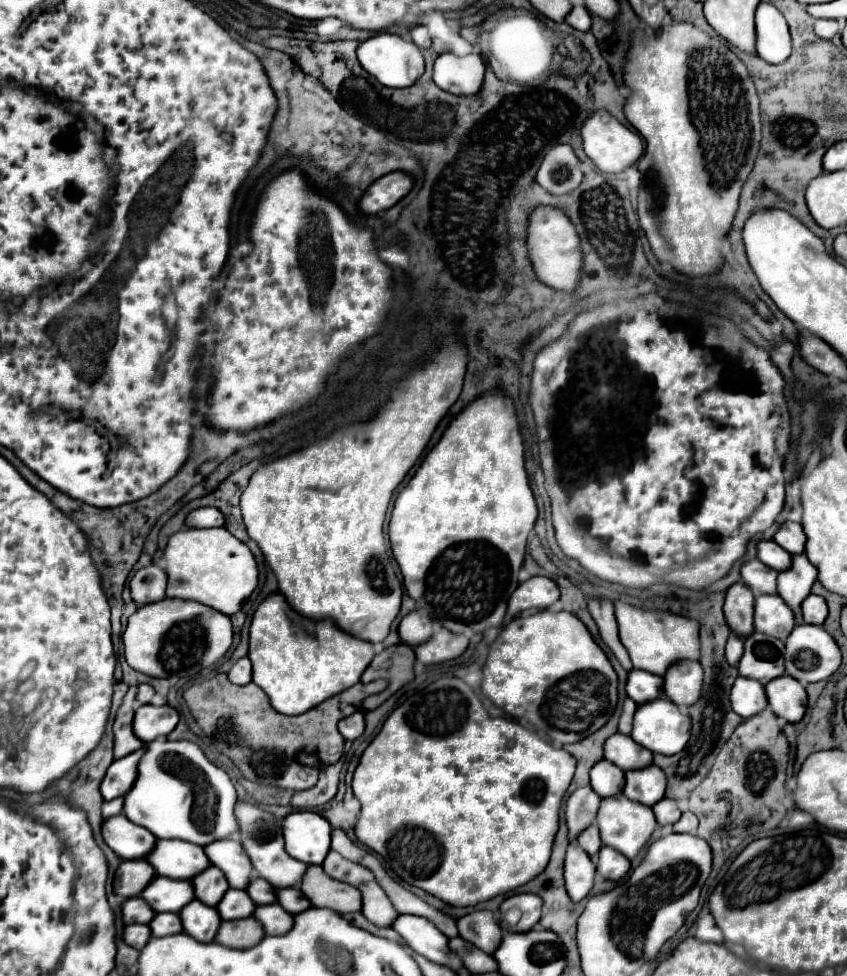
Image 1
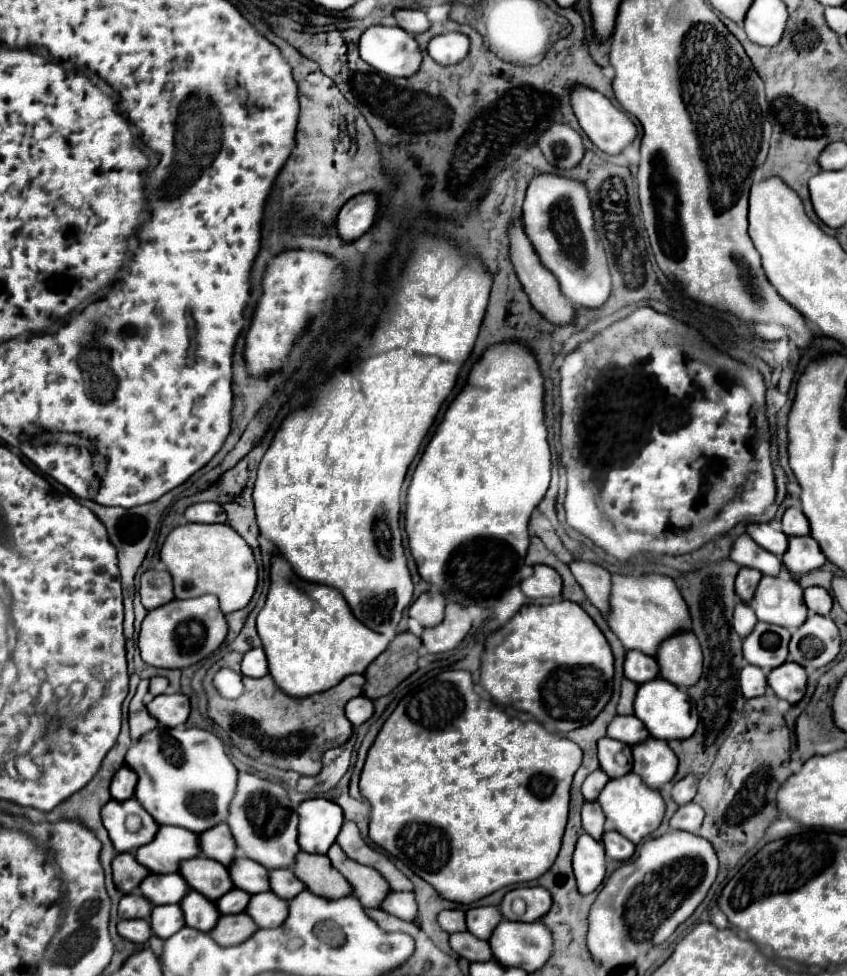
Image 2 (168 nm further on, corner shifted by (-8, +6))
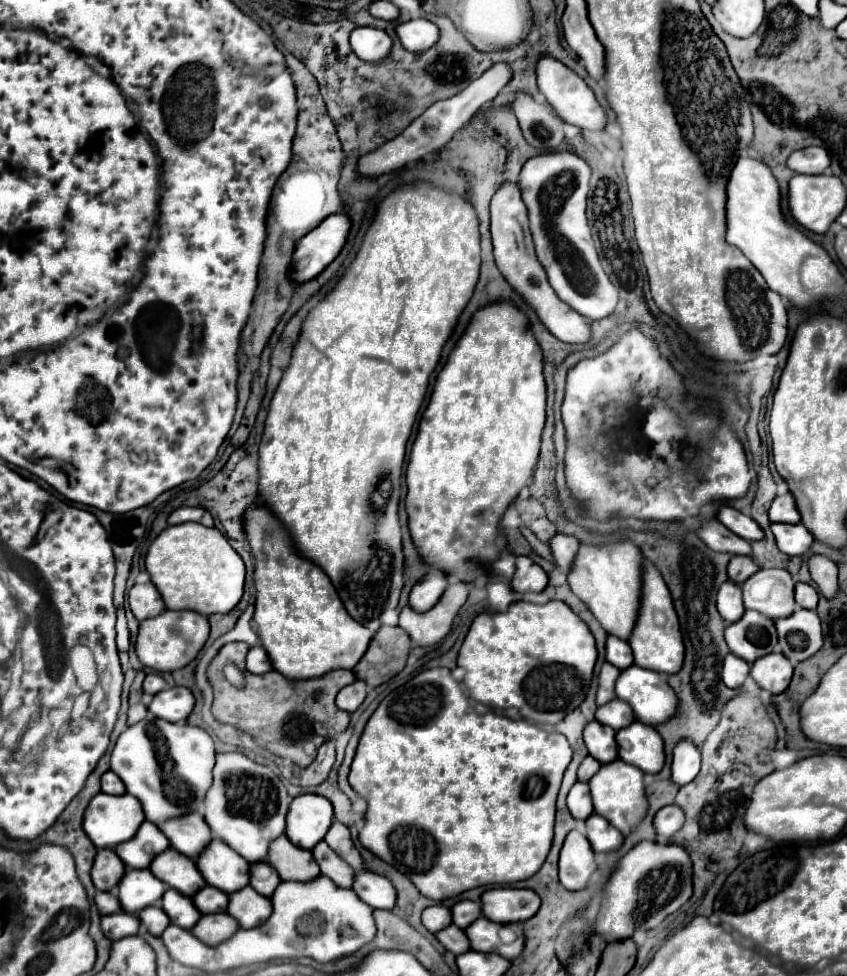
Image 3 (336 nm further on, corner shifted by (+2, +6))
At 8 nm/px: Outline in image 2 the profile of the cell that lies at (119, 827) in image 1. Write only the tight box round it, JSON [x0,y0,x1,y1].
[101,799,159,853]

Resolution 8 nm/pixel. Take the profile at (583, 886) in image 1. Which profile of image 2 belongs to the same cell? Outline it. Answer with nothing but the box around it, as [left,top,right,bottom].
[573,833,605,895]

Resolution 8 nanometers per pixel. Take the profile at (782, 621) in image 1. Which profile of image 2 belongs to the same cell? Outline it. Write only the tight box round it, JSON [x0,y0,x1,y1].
[751,577,809,629]

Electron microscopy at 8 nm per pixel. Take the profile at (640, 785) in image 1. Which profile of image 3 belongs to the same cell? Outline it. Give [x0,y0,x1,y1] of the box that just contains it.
[617,721,665,773]

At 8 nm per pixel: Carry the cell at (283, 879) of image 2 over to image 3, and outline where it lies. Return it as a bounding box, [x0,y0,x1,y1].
[249,861,281,897]

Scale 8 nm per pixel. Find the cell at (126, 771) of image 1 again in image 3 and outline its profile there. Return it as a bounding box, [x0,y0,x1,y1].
[101,771,125,795]

